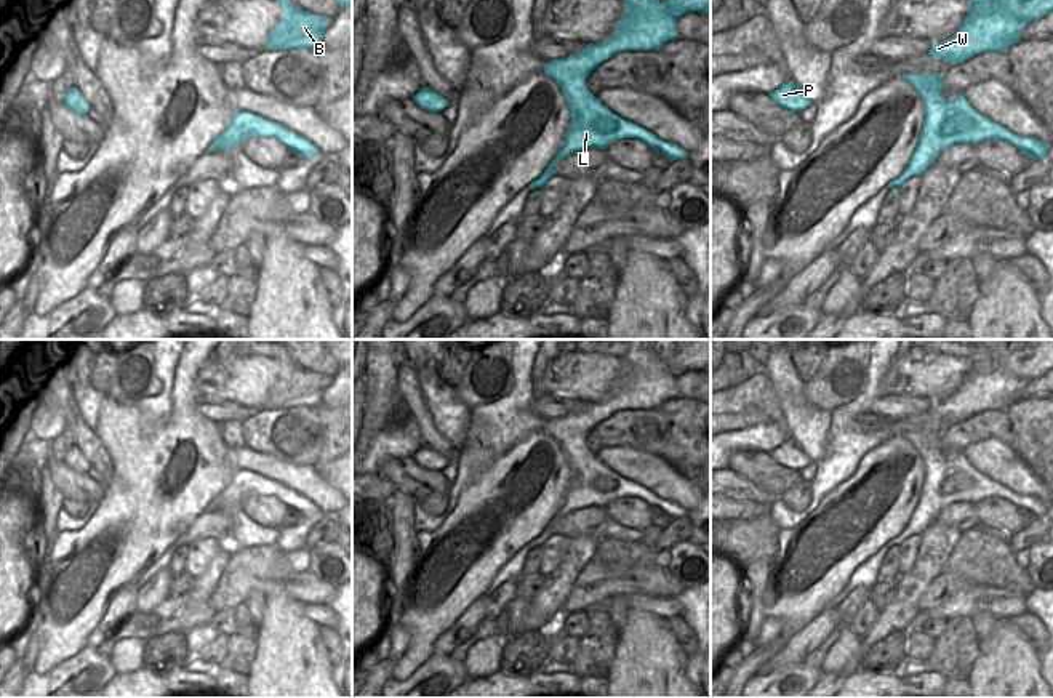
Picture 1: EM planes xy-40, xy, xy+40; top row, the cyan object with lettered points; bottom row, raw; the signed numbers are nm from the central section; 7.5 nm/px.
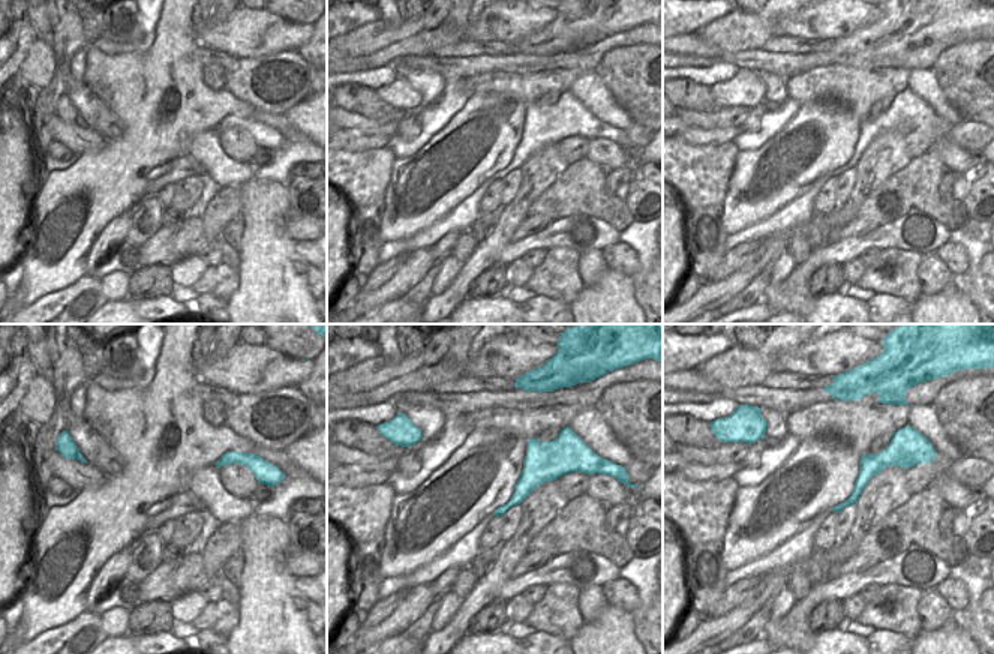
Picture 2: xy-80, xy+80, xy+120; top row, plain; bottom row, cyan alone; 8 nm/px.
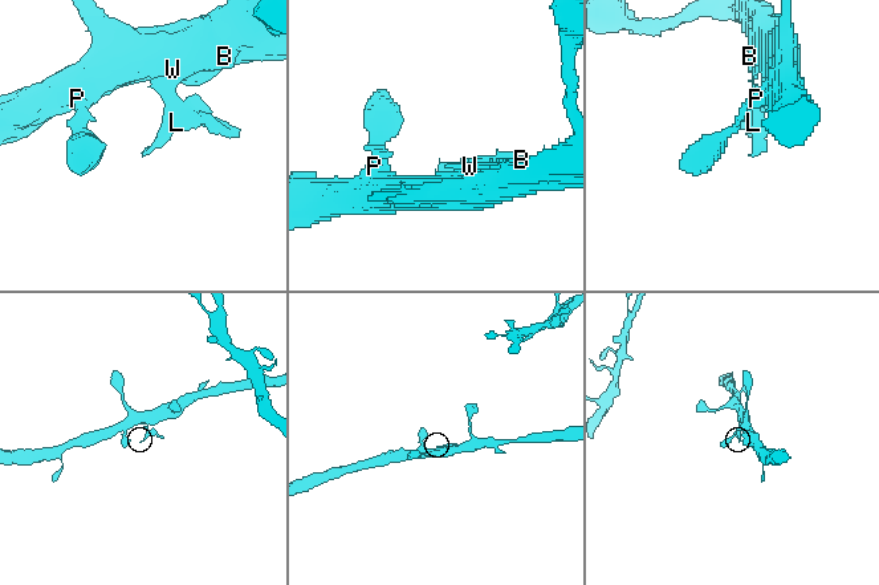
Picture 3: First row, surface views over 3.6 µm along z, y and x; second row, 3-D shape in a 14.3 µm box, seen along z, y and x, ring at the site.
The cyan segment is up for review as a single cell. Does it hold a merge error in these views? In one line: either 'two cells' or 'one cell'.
one cell

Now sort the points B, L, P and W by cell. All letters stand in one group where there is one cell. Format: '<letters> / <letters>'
B L P W

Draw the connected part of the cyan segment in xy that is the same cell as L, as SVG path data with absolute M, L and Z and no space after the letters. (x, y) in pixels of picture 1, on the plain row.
M631 339L624 355L624 375L616 391L602 402L589 402L583 410L544 423L543 429L562 447L571 483L559 512L544 532L530 543L543 546L552 535L554 525L567 514L583 507L607 507L624 496L637 496L663 511L671 520L688 517L677 503L666 501L651 490L624 479L605 466L586 445L587 434L618 411L659 408L666 400L677 399L675 379L690 371L711 373L711 339L674 339L674 352L661 362L647 339Z

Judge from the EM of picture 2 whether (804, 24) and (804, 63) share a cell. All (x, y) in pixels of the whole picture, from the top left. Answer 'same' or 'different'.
different

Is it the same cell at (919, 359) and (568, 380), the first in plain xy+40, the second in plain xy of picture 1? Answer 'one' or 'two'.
one

